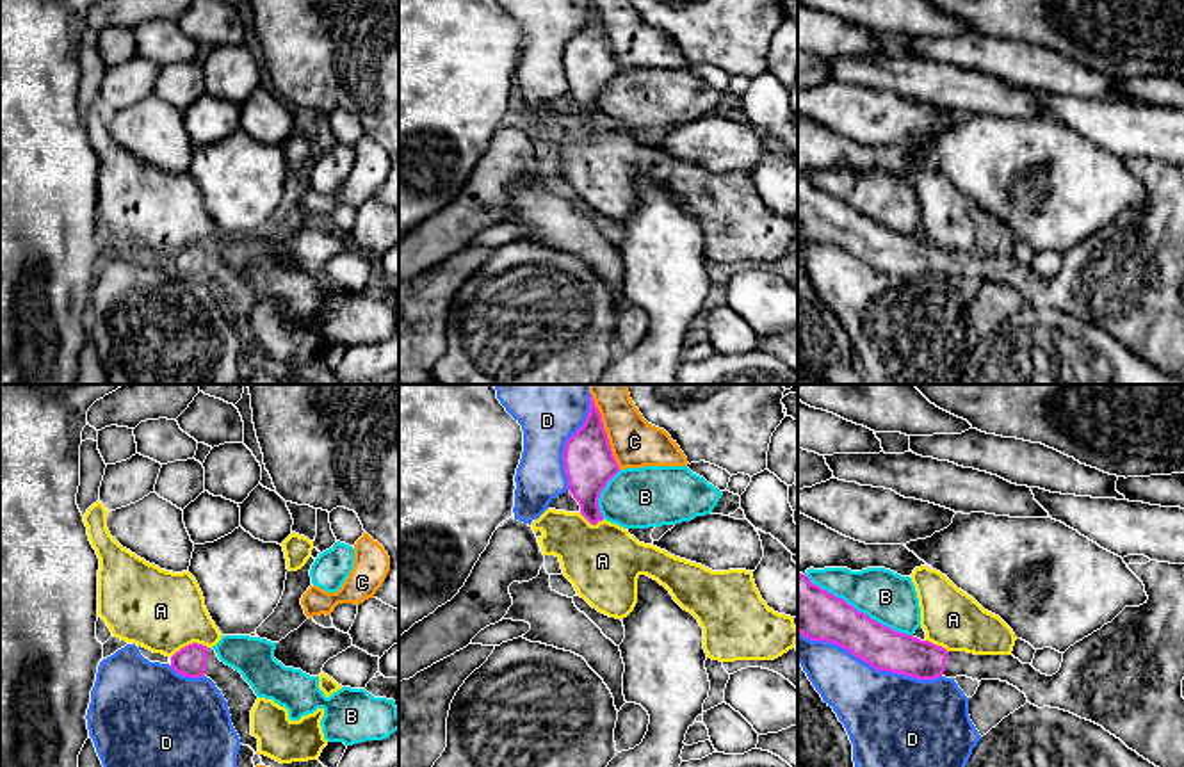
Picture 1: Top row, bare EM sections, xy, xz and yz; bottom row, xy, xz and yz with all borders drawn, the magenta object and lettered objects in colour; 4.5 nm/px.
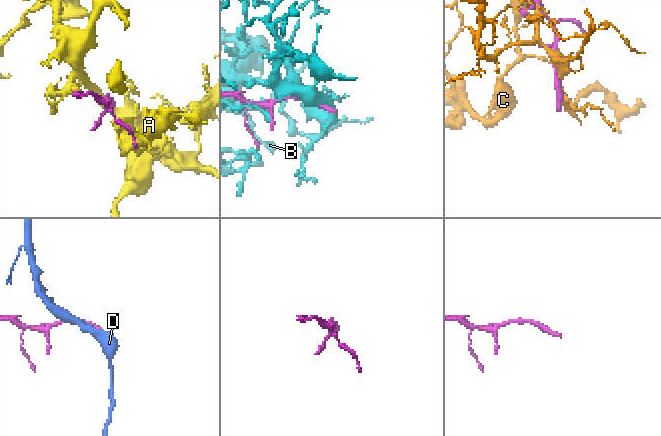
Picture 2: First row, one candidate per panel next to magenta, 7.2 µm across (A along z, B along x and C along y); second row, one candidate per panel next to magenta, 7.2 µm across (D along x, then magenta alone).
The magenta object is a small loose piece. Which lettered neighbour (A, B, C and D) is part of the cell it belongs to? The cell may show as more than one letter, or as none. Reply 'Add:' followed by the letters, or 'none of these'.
Add: none of these

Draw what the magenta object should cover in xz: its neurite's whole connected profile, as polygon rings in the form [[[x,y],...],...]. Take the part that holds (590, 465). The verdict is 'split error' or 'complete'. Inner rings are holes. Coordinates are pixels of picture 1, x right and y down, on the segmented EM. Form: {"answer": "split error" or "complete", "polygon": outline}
{"answer": "complete", "polygon": [[[589,393],[589,413],[584,425],[564,445],[568,491],[580,505],[580,514],[596,525],[604,520],[598,498],[607,482],[620,472],[612,456],[602,415]]]}

